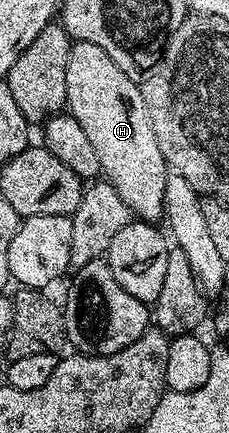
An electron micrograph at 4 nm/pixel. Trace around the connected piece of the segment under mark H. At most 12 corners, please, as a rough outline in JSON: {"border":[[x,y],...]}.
{"border":[[75,41],[67,111],[139,219],[165,215],[170,169],[140,84]]}

